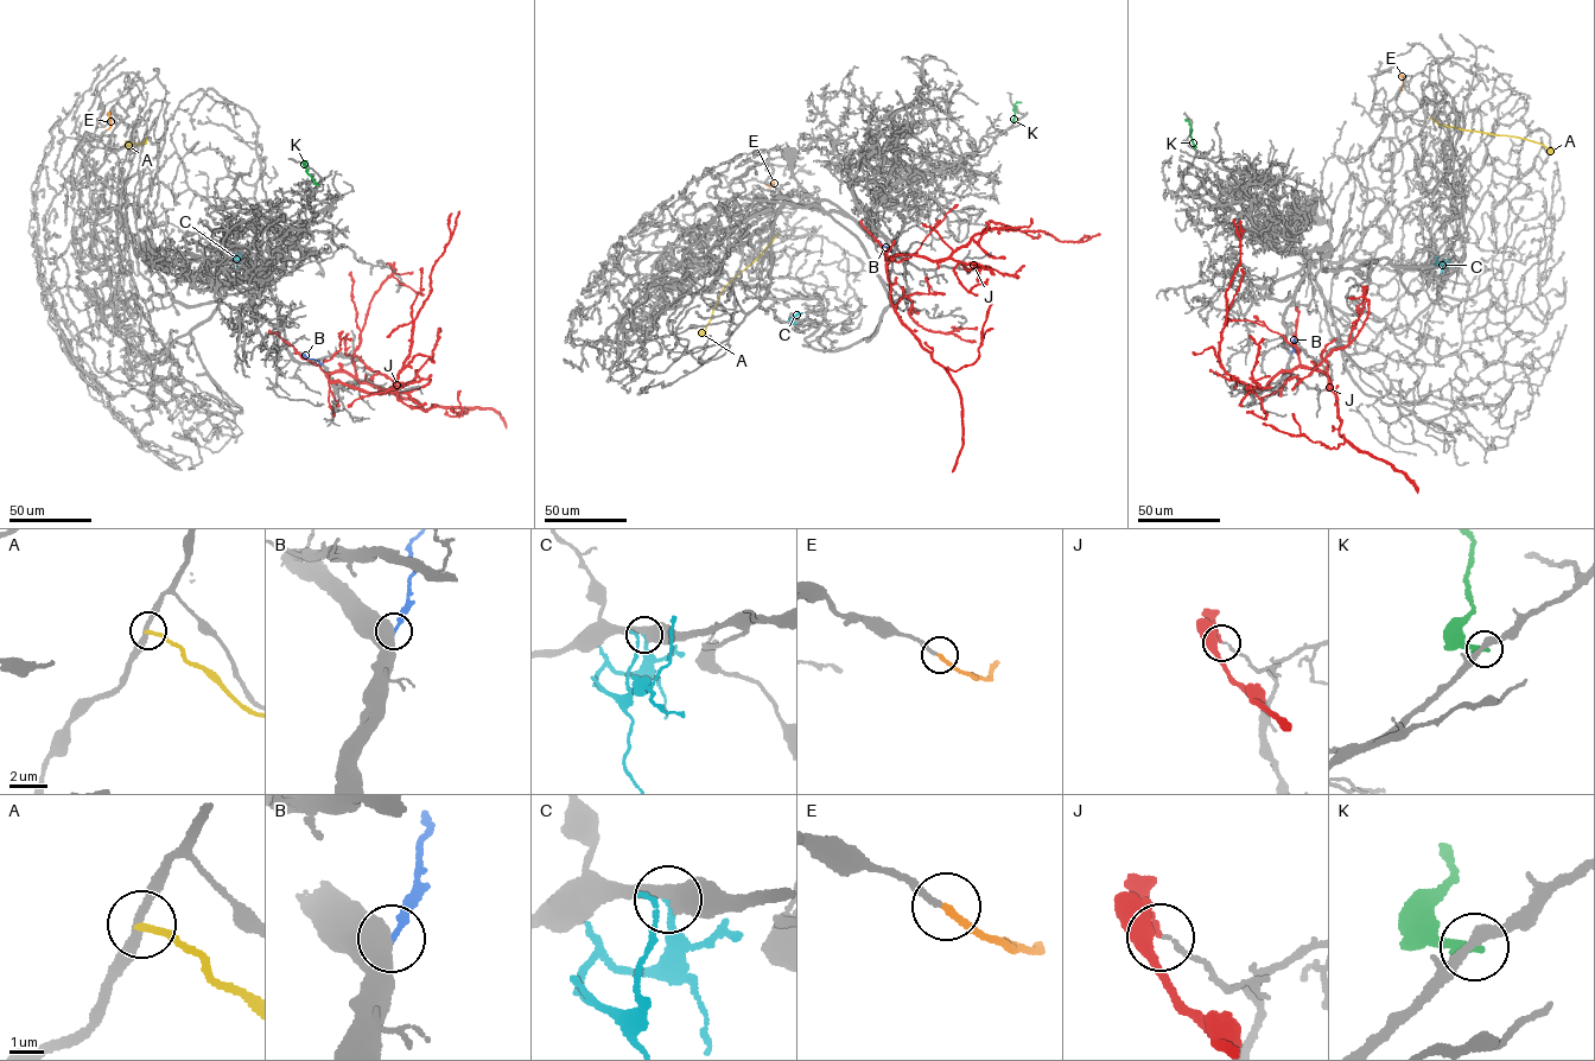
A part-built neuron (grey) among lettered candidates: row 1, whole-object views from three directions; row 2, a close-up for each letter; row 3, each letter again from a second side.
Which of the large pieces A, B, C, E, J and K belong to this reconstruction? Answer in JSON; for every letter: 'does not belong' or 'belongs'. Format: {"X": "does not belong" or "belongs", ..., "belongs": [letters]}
{"A": "does not belong", "B": "does not belong", "C": "does not belong", "E": "belongs", "J": "does not belong", "K": "does not belong", "belongs": ["E"]}

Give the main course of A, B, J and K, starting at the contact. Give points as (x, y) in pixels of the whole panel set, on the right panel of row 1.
A: (1430, 118), (1441, 125), (1522, 138), (1552, 152)
B: (1291, 353), (1294, 338)
J: (1297, 309), (1294, 343), (1300, 364), (1259, 389), (1226, 372), (1219, 354), (1225, 296), (1240, 261), (1233, 218)
K: (1194, 148), (1186, 119)

